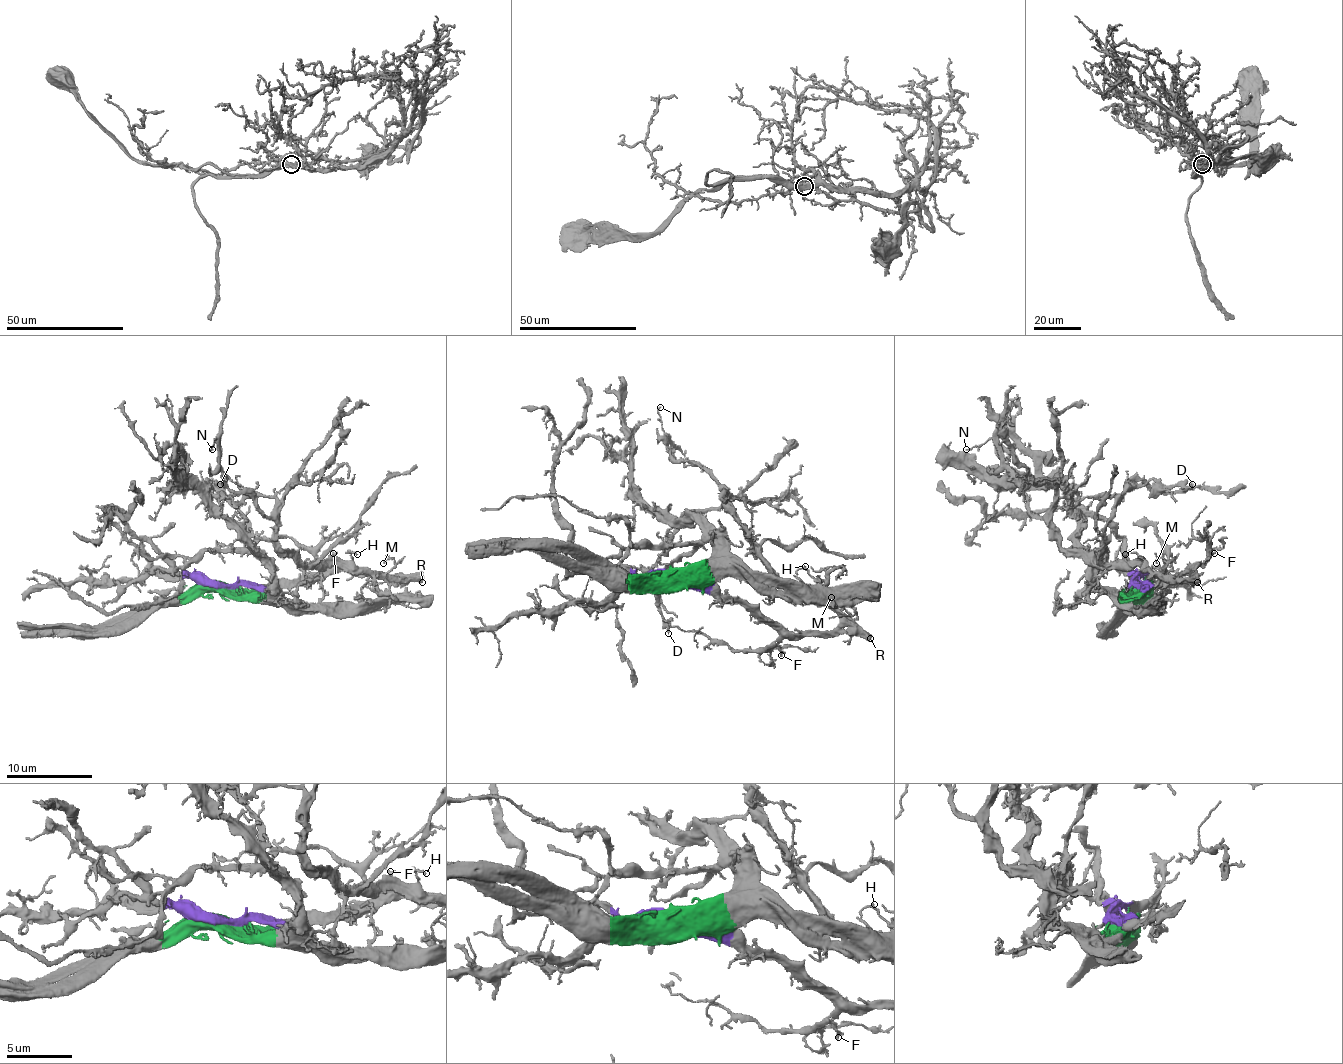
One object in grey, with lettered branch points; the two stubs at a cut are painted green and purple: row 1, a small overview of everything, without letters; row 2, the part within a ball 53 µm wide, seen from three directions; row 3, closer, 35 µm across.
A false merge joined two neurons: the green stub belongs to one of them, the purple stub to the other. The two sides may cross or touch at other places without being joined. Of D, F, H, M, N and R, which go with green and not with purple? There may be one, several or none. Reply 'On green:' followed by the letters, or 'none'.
On green: D

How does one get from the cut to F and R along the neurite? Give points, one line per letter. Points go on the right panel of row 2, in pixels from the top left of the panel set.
F: (1137, 587), (1169, 585), (1191, 565), (1204, 563), (1214, 552)
R: (1137, 587), (1167, 585), (1191, 570), (1197, 583)

